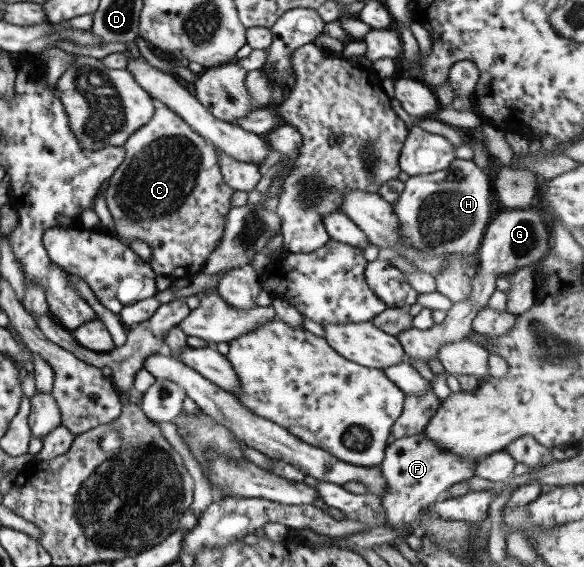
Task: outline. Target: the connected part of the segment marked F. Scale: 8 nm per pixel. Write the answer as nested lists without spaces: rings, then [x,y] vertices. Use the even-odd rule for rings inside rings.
[[[422,433],[396,439],[385,448],[385,457],[378,466],[379,471],[387,482],[387,493],[381,497],[385,508],[386,524],[401,528],[409,526],[413,520],[420,516],[422,509],[433,504],[444,490],[447,490],[454,484],[472,478],[475,475],[477,462],[478,459],[463,458],[463,456],[448,452]]]

